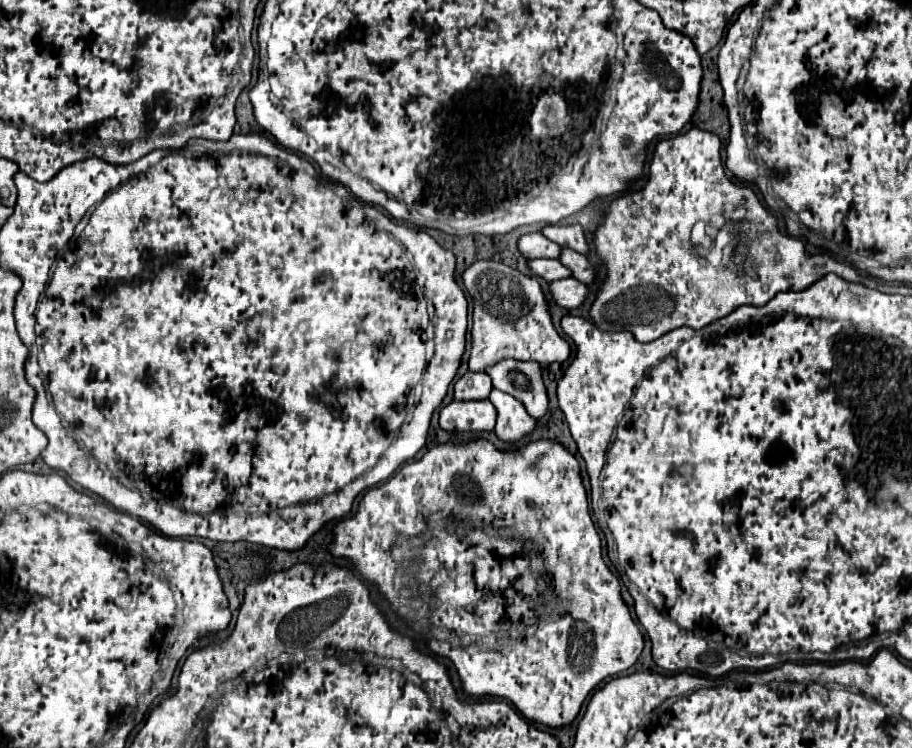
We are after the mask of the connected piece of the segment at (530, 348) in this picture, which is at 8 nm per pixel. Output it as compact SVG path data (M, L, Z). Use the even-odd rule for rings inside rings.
M480 260L468 266L462 274L464 286L472 298L472 352L470 352L470 370L484 372L500 360L522 360L522 362L540 362L542 366L550 366L554 362L562 364L570 358L570 344L556 332L550 316L550 302L546 300L540 282L534 276L526 276L506 264Z

